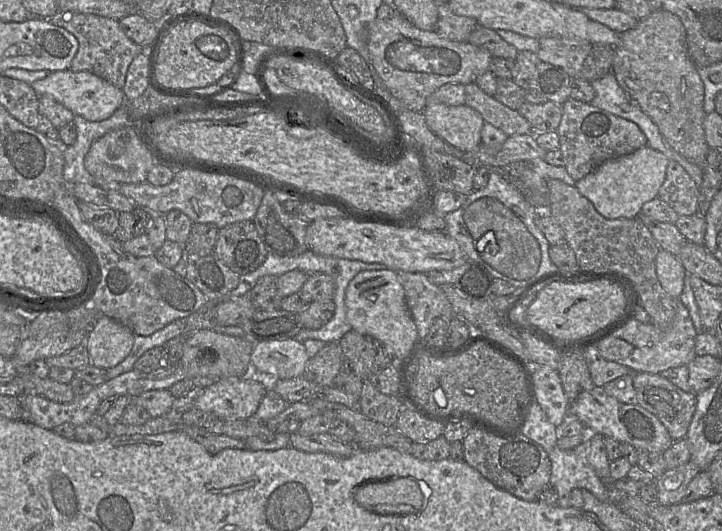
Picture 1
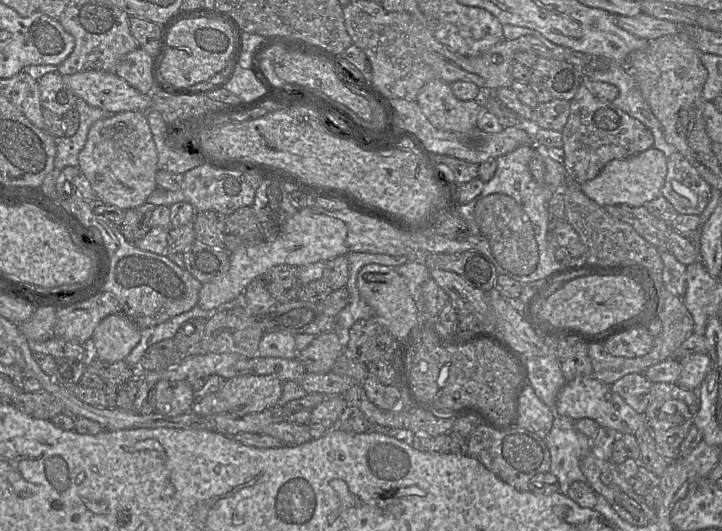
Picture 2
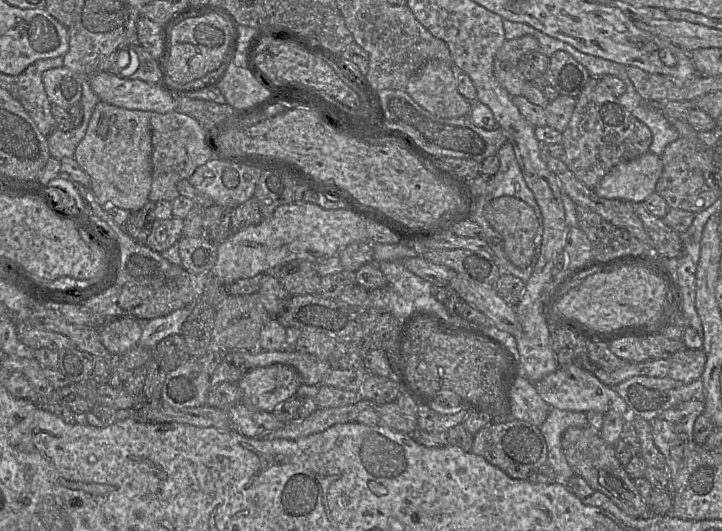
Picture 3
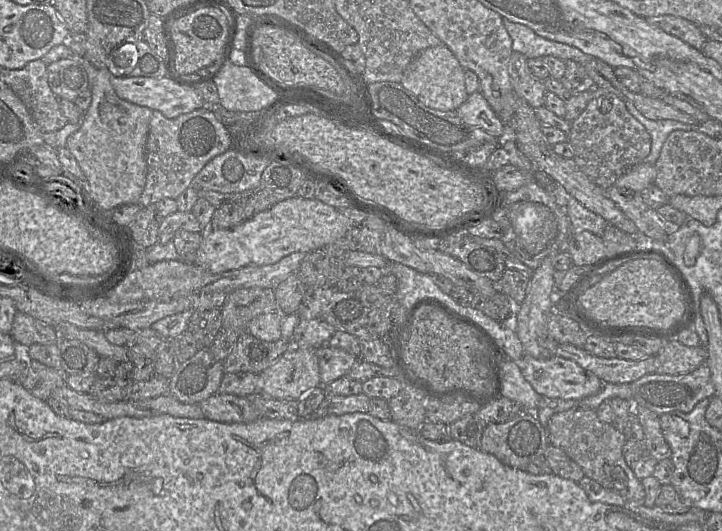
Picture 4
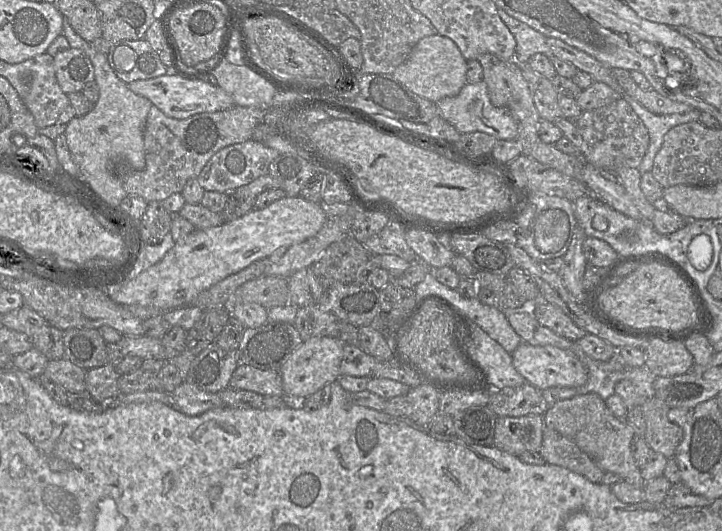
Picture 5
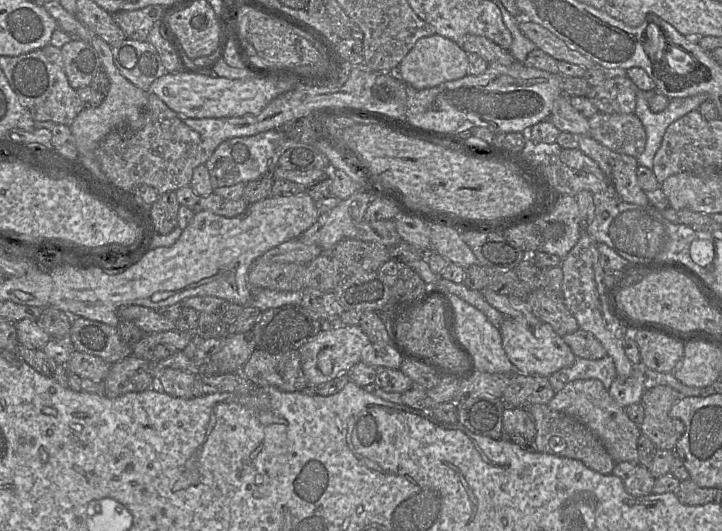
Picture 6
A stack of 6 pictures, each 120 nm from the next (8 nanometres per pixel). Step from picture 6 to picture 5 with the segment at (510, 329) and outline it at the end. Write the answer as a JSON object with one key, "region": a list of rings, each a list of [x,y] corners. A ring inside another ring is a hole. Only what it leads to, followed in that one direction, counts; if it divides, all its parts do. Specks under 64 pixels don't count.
{"region":[[[521,342],[511,353],[512,363],[526,382],[543,391],[550,387],[580,387],[588,380],[587,368],[571,352],[552,346],[536,346]]]}

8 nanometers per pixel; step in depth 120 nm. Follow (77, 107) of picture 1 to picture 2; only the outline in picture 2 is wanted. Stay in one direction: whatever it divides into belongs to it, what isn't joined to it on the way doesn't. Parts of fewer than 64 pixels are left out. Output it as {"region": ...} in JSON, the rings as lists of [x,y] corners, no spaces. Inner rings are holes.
{"region":[[[84,70],[62,75],[62,79],[78,98],[110,113],[147,112],[151,108],[151,95],[141,94],[115,72]]]}

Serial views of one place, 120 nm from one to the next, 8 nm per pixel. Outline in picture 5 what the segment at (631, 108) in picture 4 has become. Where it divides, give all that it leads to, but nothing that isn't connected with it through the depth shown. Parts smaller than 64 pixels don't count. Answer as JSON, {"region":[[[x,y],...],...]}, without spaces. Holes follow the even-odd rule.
{"region":[[[626,94],[623,98],[629,103],[632,110],[641,119],[649,133],[649,147],[642,162],[639,165],[640,173],[651,171],[654,158],[660,150],[665,134],[675,126],[693,121],[699,121],[702,111],[691,109],[683,114],[656,115],[649,112],[638,101],[632,99]]]}

